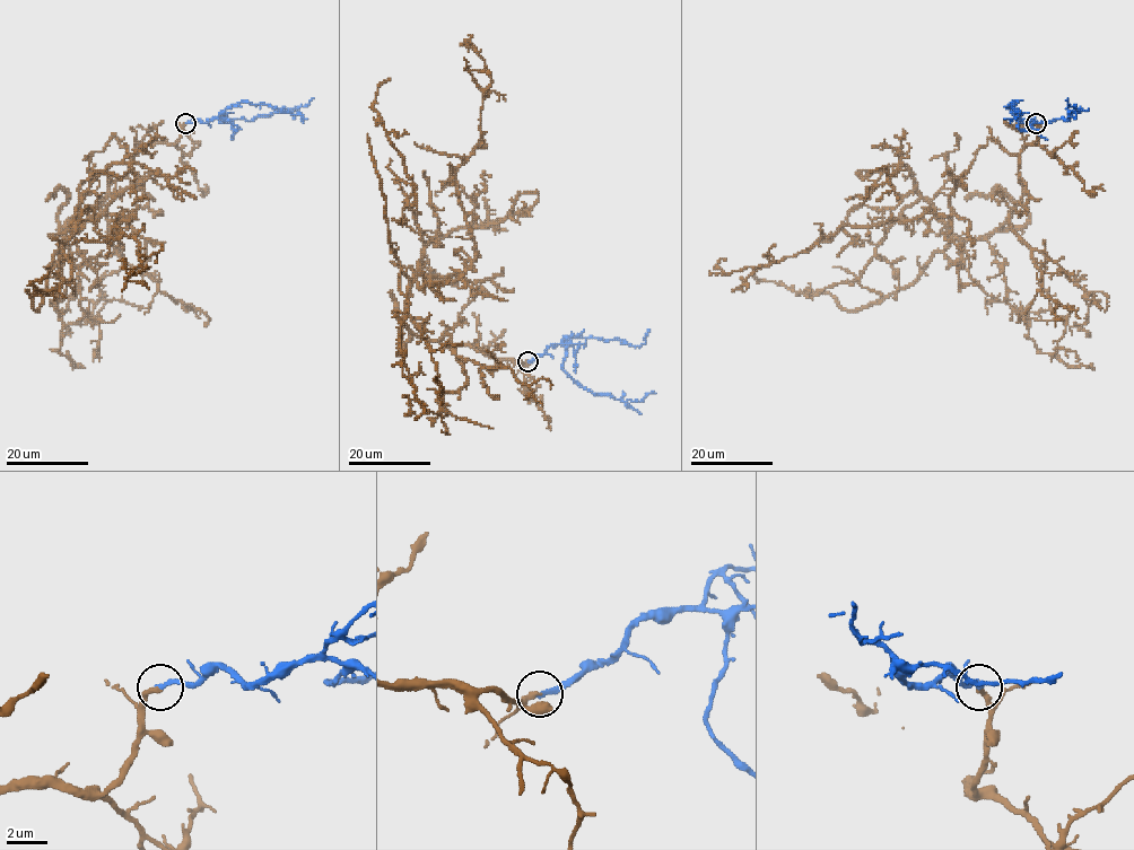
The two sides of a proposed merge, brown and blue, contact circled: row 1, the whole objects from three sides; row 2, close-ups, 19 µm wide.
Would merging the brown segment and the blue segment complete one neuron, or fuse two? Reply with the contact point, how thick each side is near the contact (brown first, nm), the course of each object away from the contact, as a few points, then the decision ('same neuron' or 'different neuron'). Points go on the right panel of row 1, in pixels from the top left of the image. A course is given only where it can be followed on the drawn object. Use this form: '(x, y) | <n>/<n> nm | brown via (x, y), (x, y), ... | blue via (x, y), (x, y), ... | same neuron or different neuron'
(1036, 123) | 240/240 nm | brown via (1036, 123), (1022, 196), (976, 238), (952, 233), (953, 212), (932, 212), (844, 225), (725, 274), (725, 260) | blue via (1036, 123), (1030, 119), (1021, 121), (1019, 117), (1037, 122), (1066, 120), (1075, 110), (1069, 106), (1069, 98) | same neuron

